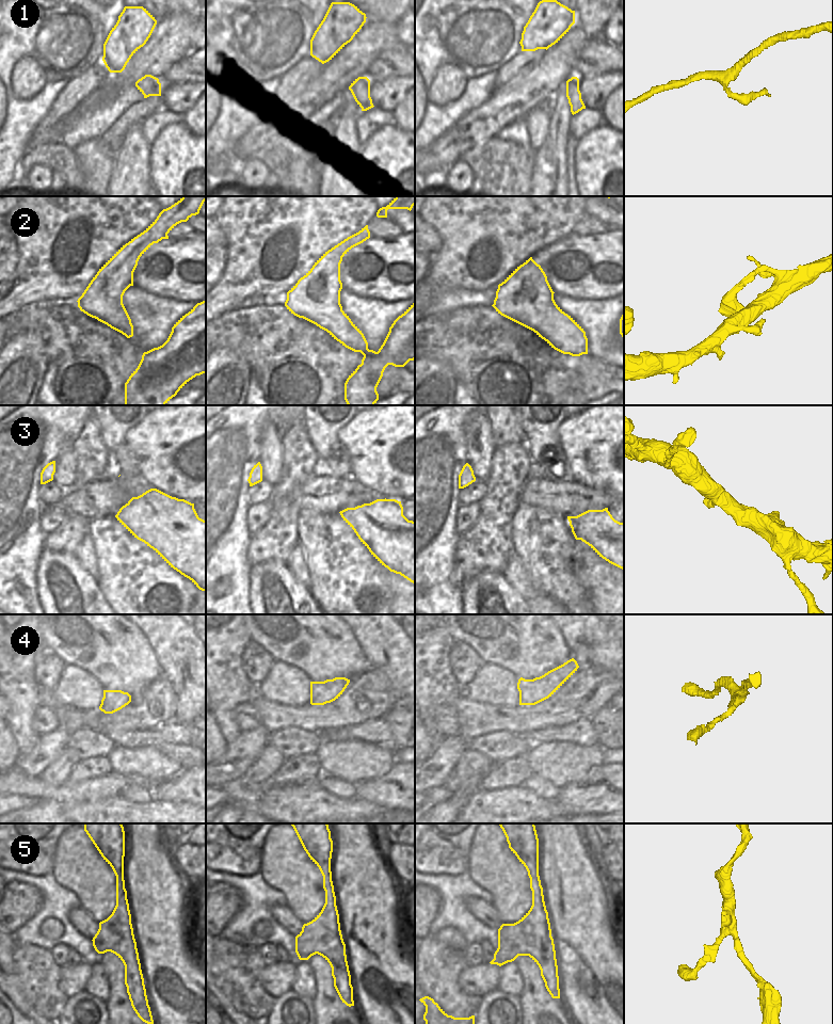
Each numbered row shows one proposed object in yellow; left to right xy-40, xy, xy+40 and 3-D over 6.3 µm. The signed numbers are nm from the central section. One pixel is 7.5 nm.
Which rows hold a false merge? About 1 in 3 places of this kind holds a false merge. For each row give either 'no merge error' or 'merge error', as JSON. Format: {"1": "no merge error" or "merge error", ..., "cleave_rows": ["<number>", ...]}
{"1": "no merge error", "2": "no merge error", "3": "no merge error", "4": "no merge error", "5": "no merge error", "cleave_rows": []}

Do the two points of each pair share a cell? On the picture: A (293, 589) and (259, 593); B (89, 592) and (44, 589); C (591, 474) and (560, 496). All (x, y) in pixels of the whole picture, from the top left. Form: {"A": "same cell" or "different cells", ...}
{"A": "same cell", "B": "same cell", "C": "different cells"}

